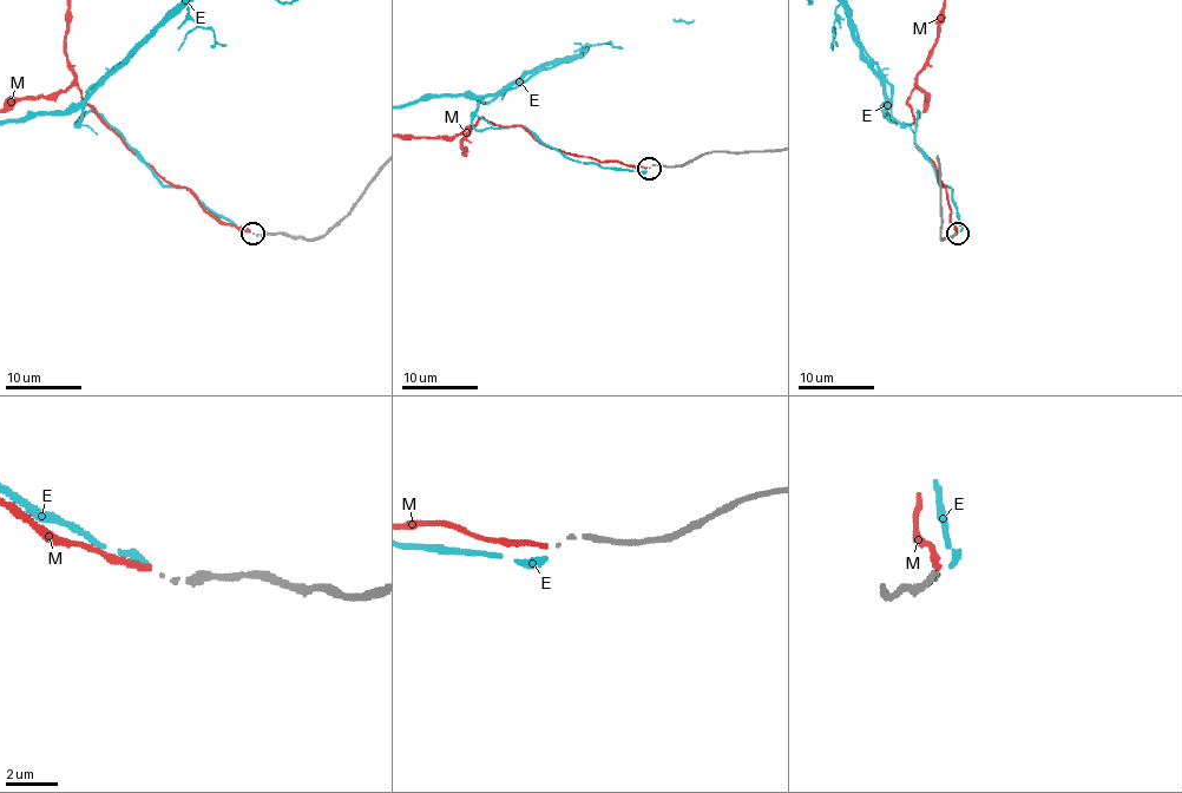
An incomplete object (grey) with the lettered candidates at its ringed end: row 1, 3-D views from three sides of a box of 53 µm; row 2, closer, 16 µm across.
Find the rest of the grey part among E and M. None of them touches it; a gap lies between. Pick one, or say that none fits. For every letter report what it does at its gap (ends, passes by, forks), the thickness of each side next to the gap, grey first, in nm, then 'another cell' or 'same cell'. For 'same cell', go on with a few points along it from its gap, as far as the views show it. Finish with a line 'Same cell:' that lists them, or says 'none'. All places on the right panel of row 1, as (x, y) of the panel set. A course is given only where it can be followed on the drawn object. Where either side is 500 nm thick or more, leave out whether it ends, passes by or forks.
E: it ends | 100/280 nm | same cell
M: it ends | 100/170 nm | another cell
Same cell: E

